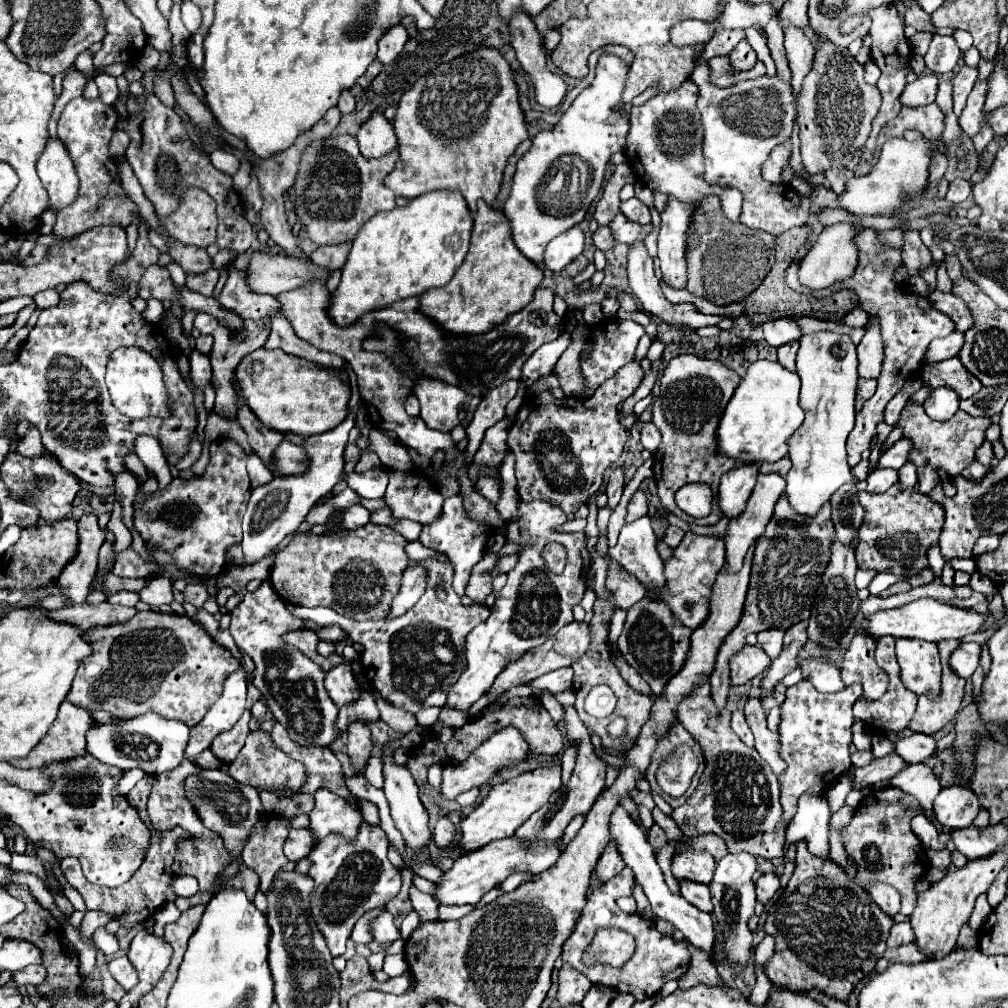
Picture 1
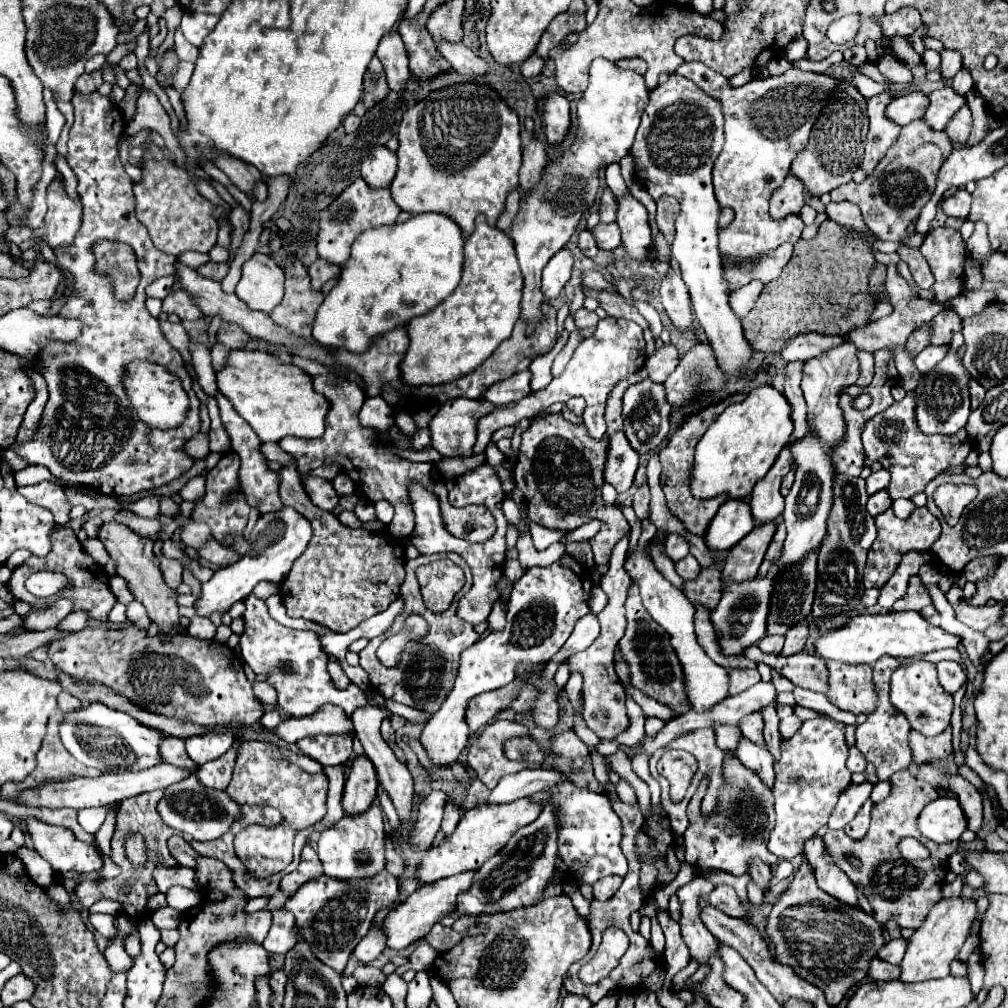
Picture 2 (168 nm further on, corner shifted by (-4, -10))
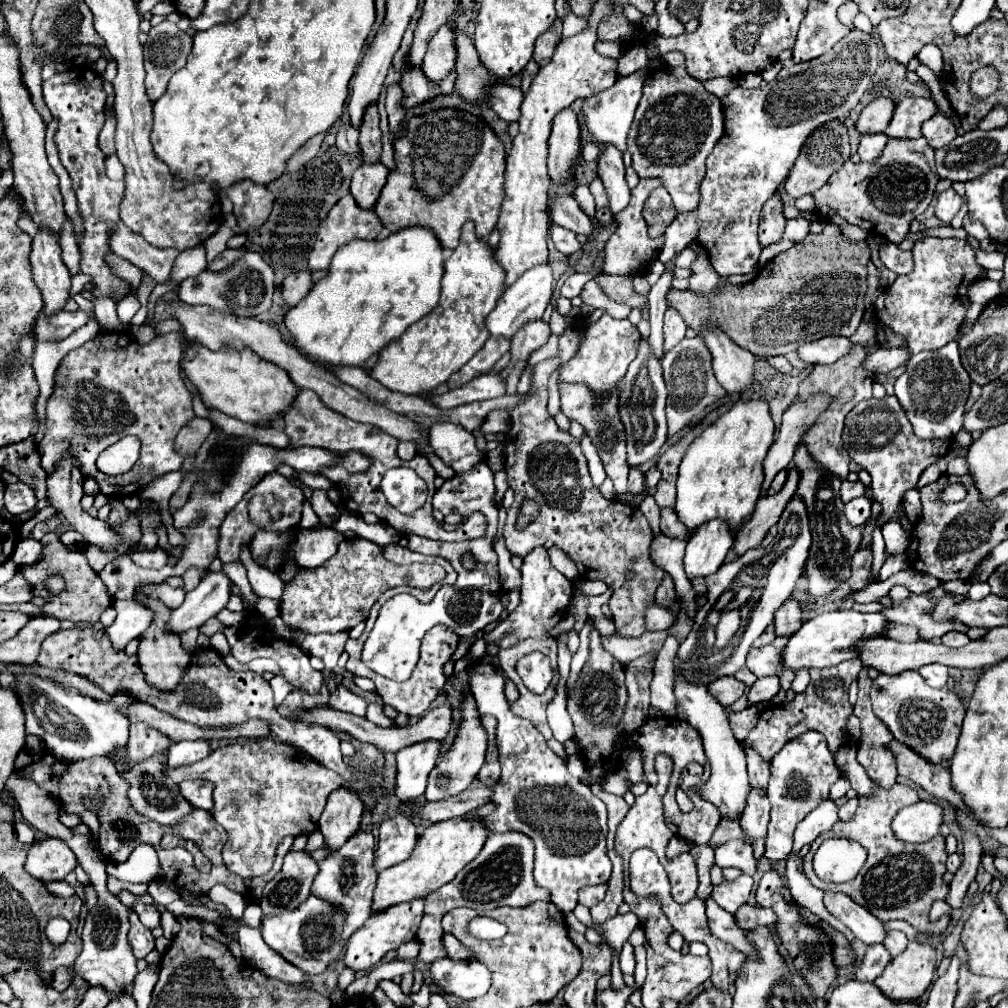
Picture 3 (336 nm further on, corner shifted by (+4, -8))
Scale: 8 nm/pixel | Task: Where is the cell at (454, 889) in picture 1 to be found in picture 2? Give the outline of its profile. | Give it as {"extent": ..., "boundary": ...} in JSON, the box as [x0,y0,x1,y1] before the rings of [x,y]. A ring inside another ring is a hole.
{"extent":[382,872,474,950],"boundary":[[[464,872],[464,874],[458,874],[458,876],[442,878],[440,882],[434,882],[430,886],[420,886],[402,904],[390,908],[388,914],[386,914],[386,920],[382,924],[382,934],[386,936],[386,946],[390,950],[404,950],[410,944],[426,938],[430,928],[436,922],[440,922],[440,918],[448,916],[456,908],[456,896],[460,892],[468,890],[468,886],[472,882],[472,874],[474,872]]]}

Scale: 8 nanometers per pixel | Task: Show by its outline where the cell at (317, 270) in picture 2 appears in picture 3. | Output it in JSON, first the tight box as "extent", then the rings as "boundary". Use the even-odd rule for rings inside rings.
{"extent":[282,270,312,308],"boundary":[[[296,270],[290,276],[286,276],[282,282],[282,300],[292,308],[300,300],[304,300],[304,296],[310,292],[310,288],[312,288],[312,272]]]}

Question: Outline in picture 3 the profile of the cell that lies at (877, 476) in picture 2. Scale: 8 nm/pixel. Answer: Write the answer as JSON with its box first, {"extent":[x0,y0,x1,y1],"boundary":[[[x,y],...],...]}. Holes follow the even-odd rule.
{"extent":[840,480,868,502],"boundary":[[[844,480],[842,490],[840,490],[840,498],[842,498],[842,502],[850,502],[852,498],[864,496],[866,490],[868,490],[868,488],[866,488],[860,480],[858,480],[858,482],[848,482],[848,480]]]}

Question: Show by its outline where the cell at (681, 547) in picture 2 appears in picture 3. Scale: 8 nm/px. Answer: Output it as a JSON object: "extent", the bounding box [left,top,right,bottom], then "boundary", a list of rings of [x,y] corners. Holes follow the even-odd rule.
{"extent":[660,508,690,542],"boundary":[[[664,508],[664,510],[662,510],[660,530],[662,530],[668,538],[676,538],[676,540],[684,540],[684,542],[690,538],[690,536],[684,536],[684,524],[680,524],[680,522],[676,520],[674,510],[670,510],[670,508]]]}

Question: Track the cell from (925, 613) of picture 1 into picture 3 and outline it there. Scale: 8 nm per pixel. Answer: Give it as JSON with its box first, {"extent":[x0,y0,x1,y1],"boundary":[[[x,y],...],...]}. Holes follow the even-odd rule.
{"extent":[784,610,888,670],"boundary":[[[836,610],[836,612],[824,612],[808,622],[802,624],[802,628],[790,636],[786,650],[784,650],[784,666],[790,670],[800,668],[830,668],[836,664],[842,664],[846,660],[858,658],[858,642],[886,636],[888,620],[884,614],[862,614],[856,610]]]}

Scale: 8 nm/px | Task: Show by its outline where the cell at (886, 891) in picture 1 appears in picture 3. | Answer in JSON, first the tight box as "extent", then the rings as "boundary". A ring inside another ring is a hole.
{"extent":[884,930,908,958],"boundary":[[[892,930],[886,938],[884,938],[884,946],[890,950],[892,958],[898,956],[904,948],[906,948],[908,940],[906,940],[906,934],[904,932],[898,932],[898,930]]]}

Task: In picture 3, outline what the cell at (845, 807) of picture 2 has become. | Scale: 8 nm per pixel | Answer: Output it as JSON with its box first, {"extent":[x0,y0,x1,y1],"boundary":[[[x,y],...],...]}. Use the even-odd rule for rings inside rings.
{"extent":[794,798,838,852],"boundary":[[[828,798],[820,808],[812,810],[794,832],[794,852],[798,852],[804,844],[812,844],[814,838],[822,832],[828,832],[838,822],[838,804]]]}

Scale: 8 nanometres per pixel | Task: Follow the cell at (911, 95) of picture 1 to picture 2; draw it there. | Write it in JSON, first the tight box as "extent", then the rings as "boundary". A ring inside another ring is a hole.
{"extent":[886,92,928,126],"boundary":[[[910,92],[900,98],[894,98],[886,106],[886,118],[890,118],[898,126],[906,126],[912,120],[924,116],[924,106],[928,106],[928,98],[922,92]]]}

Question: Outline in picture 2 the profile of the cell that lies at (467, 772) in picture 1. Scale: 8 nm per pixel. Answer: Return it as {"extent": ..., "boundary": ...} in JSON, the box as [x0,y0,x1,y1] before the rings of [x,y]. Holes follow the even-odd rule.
{"extent":[410,792,444,850],"boundary":[[[430,792],[422,804],[418,806],[418,816],[410,830],[410,846],[416,850],[426,850],[432,846],[436,832],[440,830],[442,814],[444,814],[444,792]]]}

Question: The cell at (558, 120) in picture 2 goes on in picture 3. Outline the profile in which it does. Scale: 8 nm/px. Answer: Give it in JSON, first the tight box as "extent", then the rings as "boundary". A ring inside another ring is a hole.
{"extent":[548,108,580,182],"boundary":[[[566,108],[556,114],[548,140],[548,172],[554,182],[568,182],[580,154],[580,128],[576,114]]]}

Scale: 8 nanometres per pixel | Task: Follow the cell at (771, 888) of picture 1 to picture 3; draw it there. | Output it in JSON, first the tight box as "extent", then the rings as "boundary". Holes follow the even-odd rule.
{"extent":[716,840,758,876],"boundary":[[[730,840],[716,848],[716,864],[720,868],[738,868],[748,876],[758,872],[758,860],[752,856],[752,846],[740,840]]]}

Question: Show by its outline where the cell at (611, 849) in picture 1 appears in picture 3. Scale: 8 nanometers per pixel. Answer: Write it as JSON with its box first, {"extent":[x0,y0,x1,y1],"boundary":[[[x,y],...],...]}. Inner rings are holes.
{"extent":[578,884,608,908],"boundary":[[[596,884],[596,886],[582,888],[580,896],[578,896],[578,902],[584,904],[584,906],[588,906],[588,908],[592,908],[594,904],[598,904],[606,896],[606,890],[608,890],[606,884]]]}

